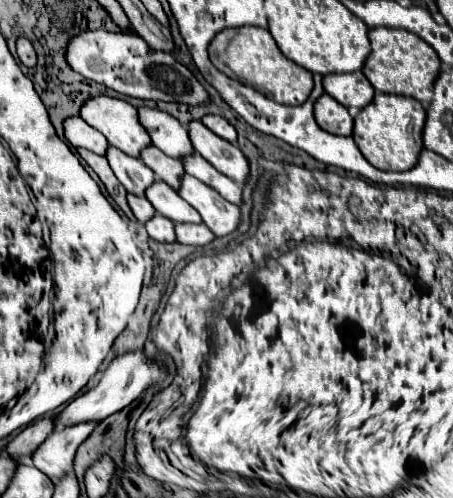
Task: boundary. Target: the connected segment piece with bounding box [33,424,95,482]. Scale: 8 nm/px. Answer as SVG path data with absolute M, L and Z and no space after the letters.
M75 424L75 428L57 428L33 452L33 464L53 482L61 480L73 470L73 458L79 444L93 432L95 424Z

